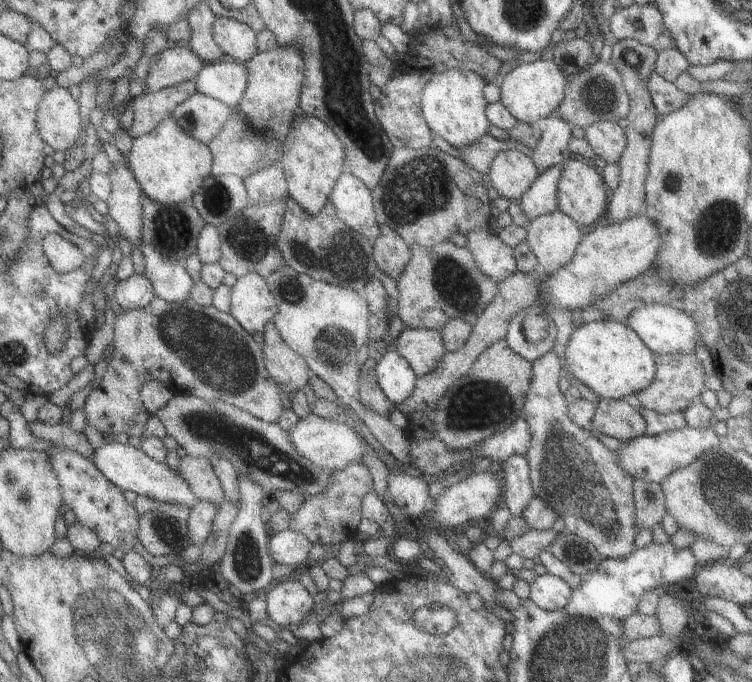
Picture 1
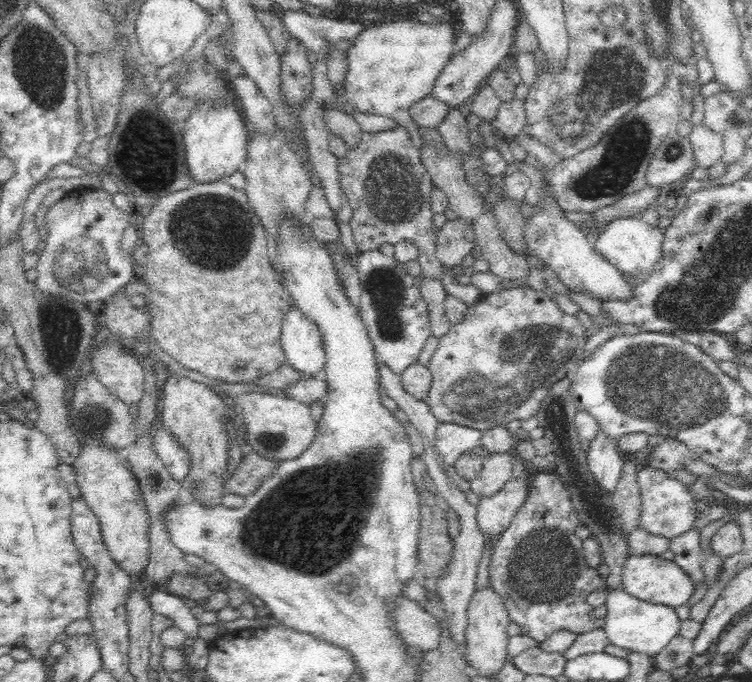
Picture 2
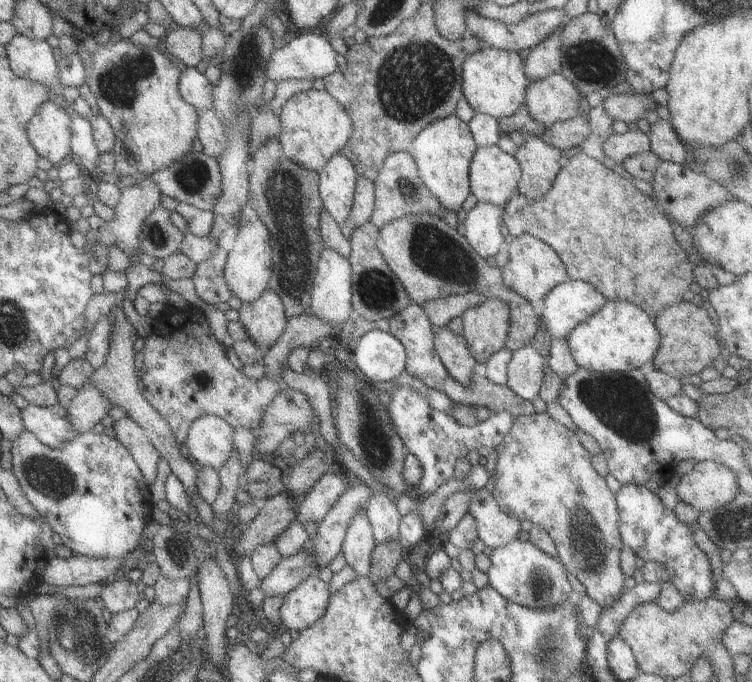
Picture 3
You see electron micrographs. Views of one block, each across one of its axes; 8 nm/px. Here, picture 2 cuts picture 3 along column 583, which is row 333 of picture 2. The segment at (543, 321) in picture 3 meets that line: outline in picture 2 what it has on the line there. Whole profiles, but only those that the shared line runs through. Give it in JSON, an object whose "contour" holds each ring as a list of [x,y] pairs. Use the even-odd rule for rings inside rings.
{"contour":[[[296,303],[282,321],[281,348],[286,362],[308,378],[318,377],[325,370],[323,337],[316,323],[300,311]]]}

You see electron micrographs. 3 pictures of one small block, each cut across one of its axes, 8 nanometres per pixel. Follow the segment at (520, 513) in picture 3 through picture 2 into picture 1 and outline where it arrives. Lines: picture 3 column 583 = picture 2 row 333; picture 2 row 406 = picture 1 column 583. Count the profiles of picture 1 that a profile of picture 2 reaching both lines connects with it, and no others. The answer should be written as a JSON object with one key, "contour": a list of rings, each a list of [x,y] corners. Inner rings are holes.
{"contour":[[[549,350],[532,363],[532,380],[521,412],[531,432],[531,445],[525,454],[530,467],[530,483],[535,496],[545,500],[545,503],[564,520],[564,532],[579,536],[593,544],[600,553],[601,560],[619,559],[628,556],[637,548],[634,544],[634,538],[638,534],[632,496],[634,478],[617,463],[615,452],[596,437],[592,430],[580,428],[570,420],[567,400],[558,388],[561,378],[559,358],[556,352]]]}

